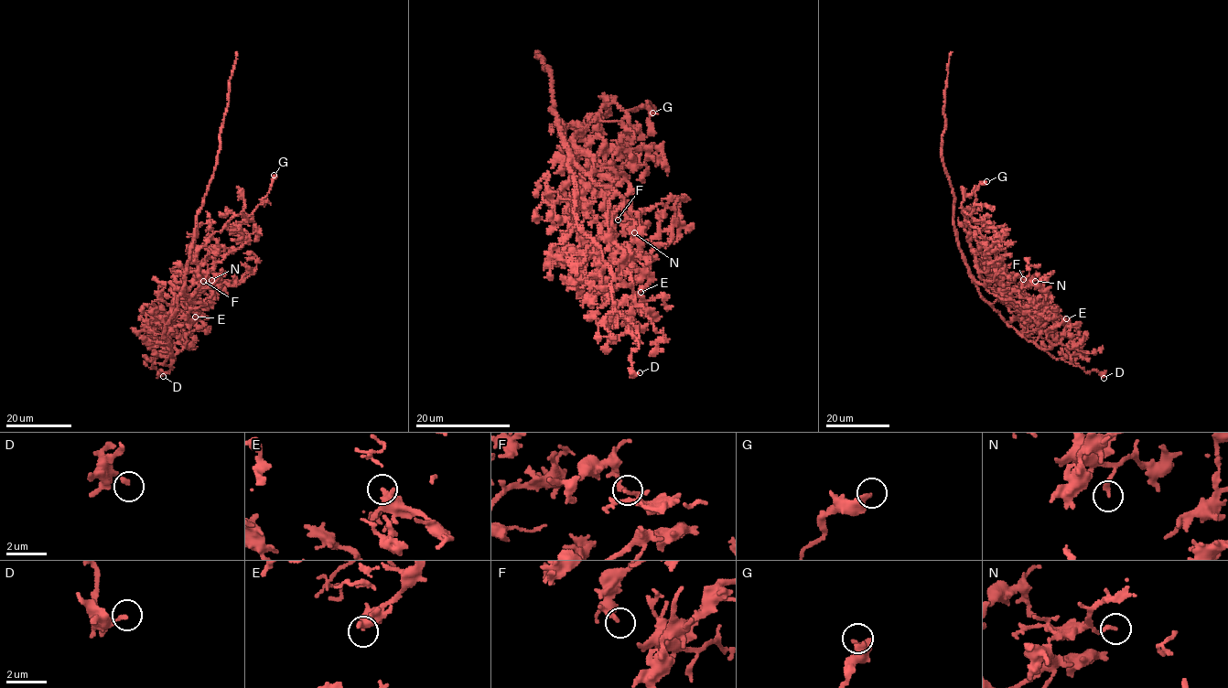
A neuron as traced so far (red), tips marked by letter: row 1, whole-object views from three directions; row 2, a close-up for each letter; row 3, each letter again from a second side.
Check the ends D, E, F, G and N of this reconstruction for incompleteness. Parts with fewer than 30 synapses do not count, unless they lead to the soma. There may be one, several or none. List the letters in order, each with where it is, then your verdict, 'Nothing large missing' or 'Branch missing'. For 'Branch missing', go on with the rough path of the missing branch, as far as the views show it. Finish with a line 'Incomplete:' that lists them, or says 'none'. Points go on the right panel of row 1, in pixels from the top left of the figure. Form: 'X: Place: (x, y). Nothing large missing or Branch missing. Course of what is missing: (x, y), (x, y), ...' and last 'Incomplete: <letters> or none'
D: Place: (1104, 378). Nothing large missing
E: Place: (1066, 318). Nothing large missing
F: Place: (1023, 279). Nothing large missing
G: Place: (986, 181). Nothing large missing
N: Place: (1035, 281). Nothing large missing
Incomplete: none

